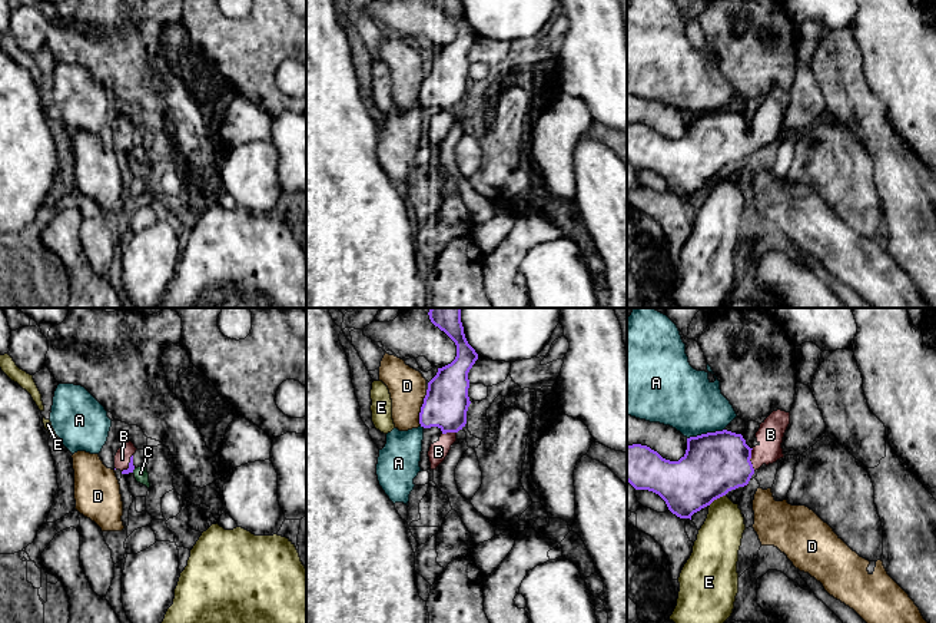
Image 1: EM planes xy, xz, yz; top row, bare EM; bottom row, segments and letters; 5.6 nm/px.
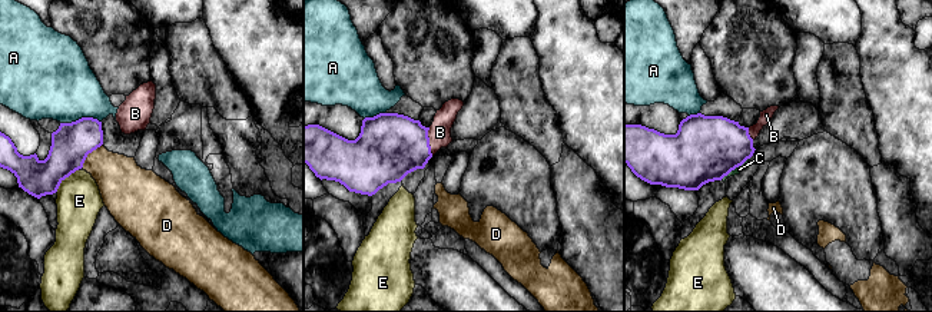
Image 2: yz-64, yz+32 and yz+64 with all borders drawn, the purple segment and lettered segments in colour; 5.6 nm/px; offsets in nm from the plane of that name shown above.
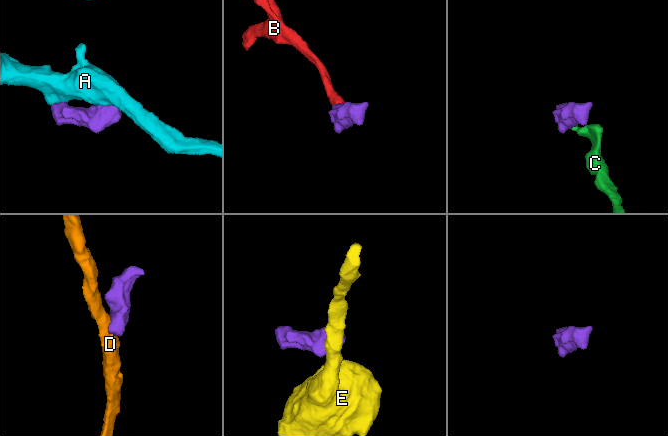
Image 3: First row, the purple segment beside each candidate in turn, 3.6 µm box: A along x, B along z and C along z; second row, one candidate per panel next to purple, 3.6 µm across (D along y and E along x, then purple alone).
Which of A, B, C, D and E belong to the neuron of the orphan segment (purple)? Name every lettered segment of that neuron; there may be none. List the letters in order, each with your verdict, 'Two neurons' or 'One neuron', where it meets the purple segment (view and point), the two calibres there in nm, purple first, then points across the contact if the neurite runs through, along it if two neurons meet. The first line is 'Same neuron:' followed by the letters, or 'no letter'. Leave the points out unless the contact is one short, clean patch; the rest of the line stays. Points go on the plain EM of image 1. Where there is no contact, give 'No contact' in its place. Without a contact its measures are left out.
Same neuron: B
A: Two neurons. Touches purple at yz (707, 112). Thickness 360 nm (purple) against 360 nm
B: One neuron. Touches purple at yz (749, 139). Thickness 360 nm (purple) against 150 nm. Path across: yz (716, 142), (749, 139), (770, 121), (770, 113)
C: Two neurons. Touches purple at xy (133, 148). Thickness 40 nm (purple) against 80 nm. Boundary: xy (135, 148), (132, 151)
D: Two neurons. Touches purple at xz (421, 86). Thickness 260 nm (purple) against 200 nm. Boundary: xz (427, 69), (422, 78), (420, 103)
E: Two neurons. Touches purple at yz (717, 176). Thickness 360 nm (purple) against 240 nm. Boundary: yz (726, 172), (709, 184)

